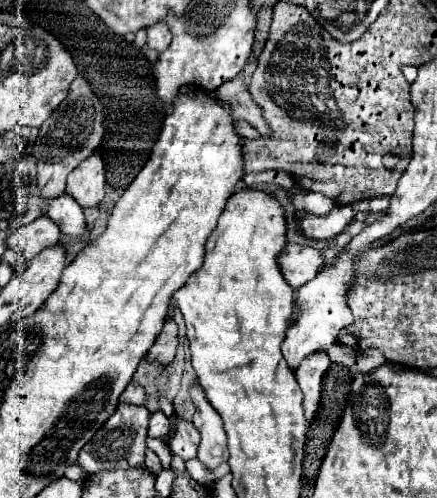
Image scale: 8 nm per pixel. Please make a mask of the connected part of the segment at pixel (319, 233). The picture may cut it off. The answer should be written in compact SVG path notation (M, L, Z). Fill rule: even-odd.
M344 204L344 206L334 206L332 214L326 214L324 218L316 218L316 216L306 216L300 222L300 228L304 232L304 236L314 238L314 240L332 240L336 238L340 232L346 230L348 222L352 222L354 218L354 210L352 206Z

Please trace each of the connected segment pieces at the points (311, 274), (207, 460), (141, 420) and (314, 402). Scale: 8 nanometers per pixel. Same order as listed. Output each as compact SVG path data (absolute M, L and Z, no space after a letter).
M290 242L286 246L286 254L282 252L278 256L278 264L280 264L280 270L286 278L286 282L290 286L294 286L294 290L298 290L300 286L304 286L306 282L316 278L318 270L324 264L324 256L316 248Z
M196 384L192 390L192 400L196 404L196 414L194 414L194 426L198 428L202 440L198 446L198 460L208 468L216 470L222 462L228 460L228 448L226 448L226 432L222 428L222 418L218 412L208 404L204 398L202 388Z
M120 402L116 412L94 434L92 442L88 442L80 450L78 464L88 474L94 474L98 470L116 470L116 468L144 466L144 452L146 452L146 436L148 436L150 416L152 416L152 412L146 406L134 406L134 404Z
M312 354L312 356L304 358L304 362L300 362L300 366L296 370L298 384L304 392L304 414L308 420L312 420L318 410L320 382L322 382L322 376L328 370L328 366L330 366L328 354Z

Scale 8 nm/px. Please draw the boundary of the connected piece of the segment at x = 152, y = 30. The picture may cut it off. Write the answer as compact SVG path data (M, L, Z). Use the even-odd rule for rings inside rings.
M164 20L148 28L148 48L156 50L156 52L164 52L168 48L170 40L172 40L172 34Z

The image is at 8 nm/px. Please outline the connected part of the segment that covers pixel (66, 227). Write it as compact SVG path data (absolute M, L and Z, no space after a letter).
M68 192L52 198L52 202L48 204L48 216L58 224L62 234L68 234L72 238L84 234L86 230L82 206Z

